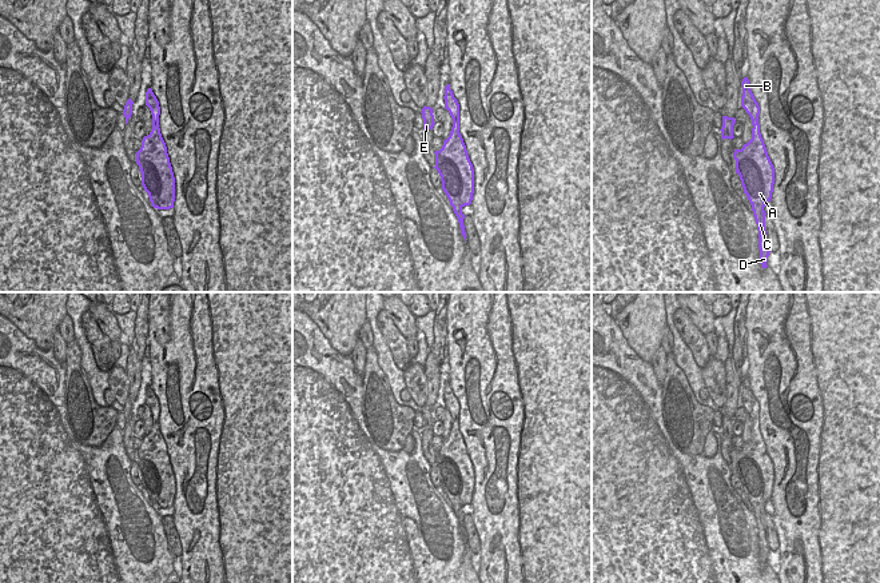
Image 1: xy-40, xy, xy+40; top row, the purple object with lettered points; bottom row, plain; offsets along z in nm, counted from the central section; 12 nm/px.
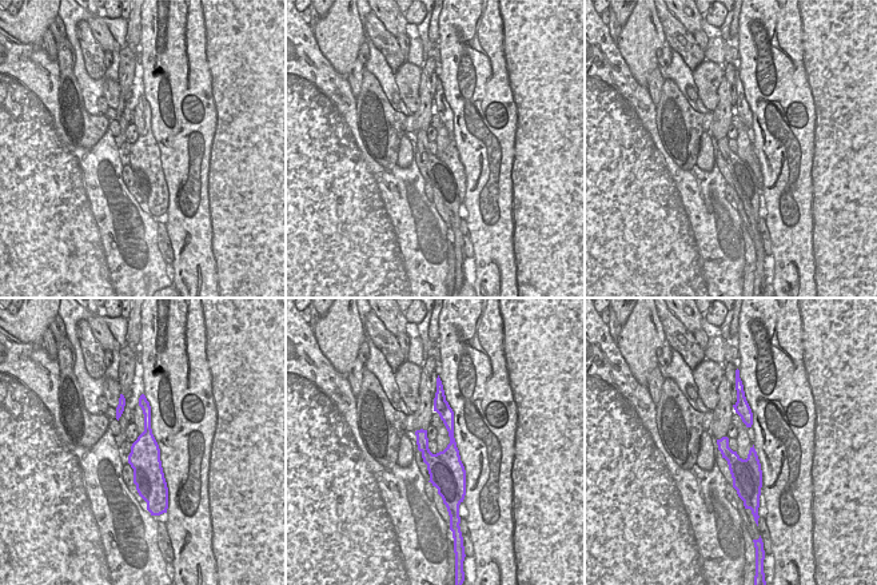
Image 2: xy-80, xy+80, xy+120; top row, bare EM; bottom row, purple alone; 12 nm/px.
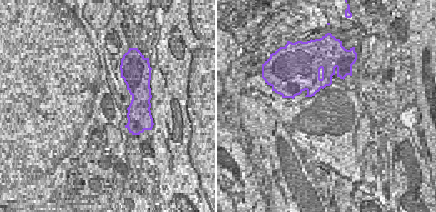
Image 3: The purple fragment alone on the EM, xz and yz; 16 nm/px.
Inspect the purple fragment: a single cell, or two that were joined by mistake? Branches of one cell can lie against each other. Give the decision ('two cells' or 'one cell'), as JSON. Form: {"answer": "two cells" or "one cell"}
{"answer": "two cells"}

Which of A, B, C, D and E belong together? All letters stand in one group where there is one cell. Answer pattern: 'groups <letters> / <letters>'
groups A C D E / B

